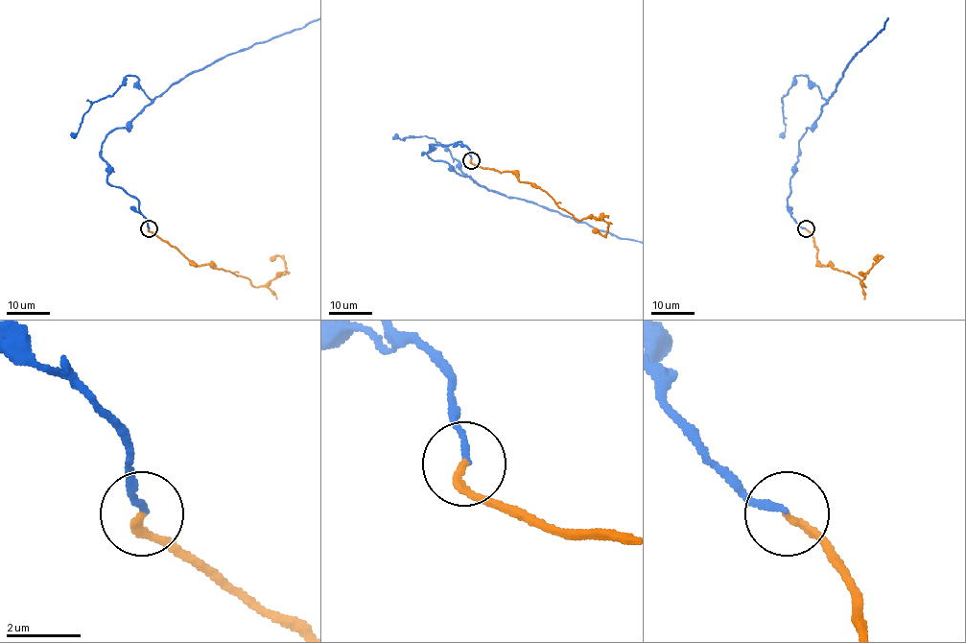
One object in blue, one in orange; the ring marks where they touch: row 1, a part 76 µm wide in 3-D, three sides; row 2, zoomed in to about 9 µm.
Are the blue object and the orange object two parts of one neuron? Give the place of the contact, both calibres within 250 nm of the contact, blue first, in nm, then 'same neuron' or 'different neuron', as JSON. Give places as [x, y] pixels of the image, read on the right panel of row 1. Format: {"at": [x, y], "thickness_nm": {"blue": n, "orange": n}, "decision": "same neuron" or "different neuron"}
{"at": [806, 228], "thickness_nm": {"blue": 170, "orange": 200}, "decision": "same neuron"}

